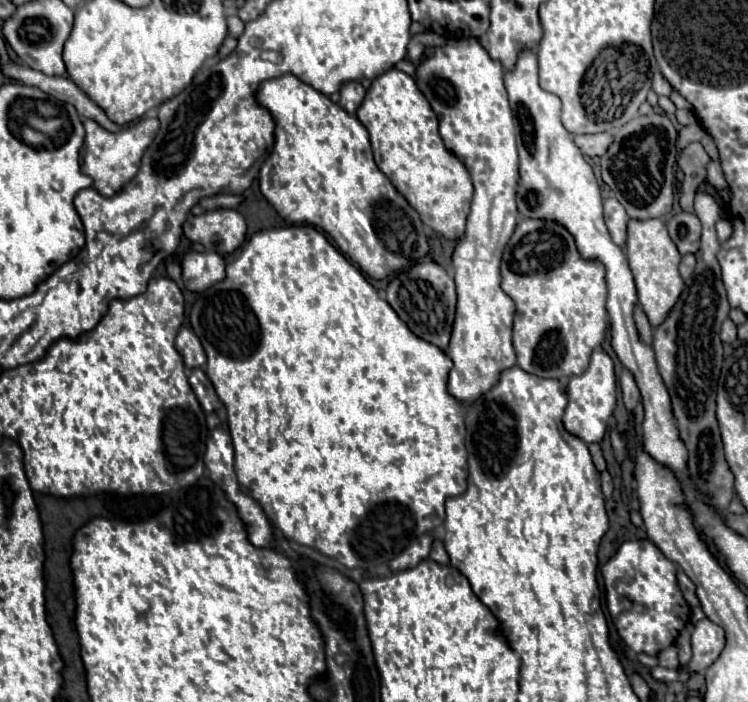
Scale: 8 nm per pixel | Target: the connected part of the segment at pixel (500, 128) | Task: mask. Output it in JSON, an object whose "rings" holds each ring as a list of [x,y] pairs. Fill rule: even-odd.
{"rings":[[[447,39],[445,47],[427,47],[417,65],[415,81],[439,119],[445,147],[467,167],[475,193],[467,229],[453,251],[457,311],[447,355],[453,361],[447,389],[465,405],[489,391],[503,369],[515,365],[511,327],[515,303],[501,289],[499,263],[513,235],[519,213],[515,193],[519,183],[519,157],[515,125],[503,85],[503,65],[489,57],[479,39]]]}

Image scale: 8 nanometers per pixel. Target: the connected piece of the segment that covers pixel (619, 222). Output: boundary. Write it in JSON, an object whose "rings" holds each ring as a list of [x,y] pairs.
{"rings":[[[607,199],[605,201],[605,223],[607,229],[611,233],[611,239],[619,245],[625,247],[625,239],[627,239],[627,223],[629,223],[629,215],[625,213],[623,205],[617,199]]]}

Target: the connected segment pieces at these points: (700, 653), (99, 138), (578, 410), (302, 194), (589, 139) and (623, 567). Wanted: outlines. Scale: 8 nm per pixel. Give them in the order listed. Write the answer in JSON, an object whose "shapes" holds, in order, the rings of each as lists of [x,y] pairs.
{"shapes":[[[[701,619],[699,623],[695,623],[695,631],[691,635],[691,647],[693,647],[693,657],[687,665],[683,665],[683,669],[687,673],[701,673],[723,651],[725,633],[717,623],[709,619]]],[[[143,117],[137,125],[121,129],[117,133],[109,133],[109,131],[101,129],[101,125],[97,125],[95,121],[89,121],[89,119],[83,119],[83,127],[85,127],[87,135],[85,135],[85,145],[83,145],[81,169],[89,177],[93,177],[93,187],[101,195],[111,197],[113,193],[117,193],[117,189],[127,185],[137,175],[141,157],[143,157],[145,149],[151,145],[151,141],[159,129],[159,119]]],[[[595,349],[589,361],[589,367],[581,375],[571,375],[569,377],[569,405],[563,415],[563,425],[569,433],[581,437],[585,443],[601,443],[605,429],[607,429],[607,419],[611,417],[615,403],[617,403],[617,381],[615,381],[615,369],[611,357]]],[[[291,73],[263,81],[255,91],[255,101],[259,107],[267,109],[275,121],[275,145],[261,163],[259,189],[285,221],[321,229],[367,275],[379,279],[389,277],[399,269],[407,269],[413,261],[429,253],[427,235],[417,211],[405,201],[401,193],[397,193],[393,183],[375,165],[369,133],[355,115],[349,115],[327,95],[319,93]]],[[[597,133],[597,135],[575,135],[573,137],[575,145],[581,149],[583,155],[587,157],[601,157],[605,149],[609,147],[609,141],[613,141],[611,135],[607,133]]],[[[651,541],[623,543],[617,549],[617,553],[603,565],[601,575],[605,581],[605,603],[613,619],[613,625],[633,653],[657,655],[661,649],[673,645],[675,637],[679,635],[679,631],[685,627],[689,619],[689,605],[685,603],[685,599],[681,599],[681,591],[675,581],[675,565]]]]}

